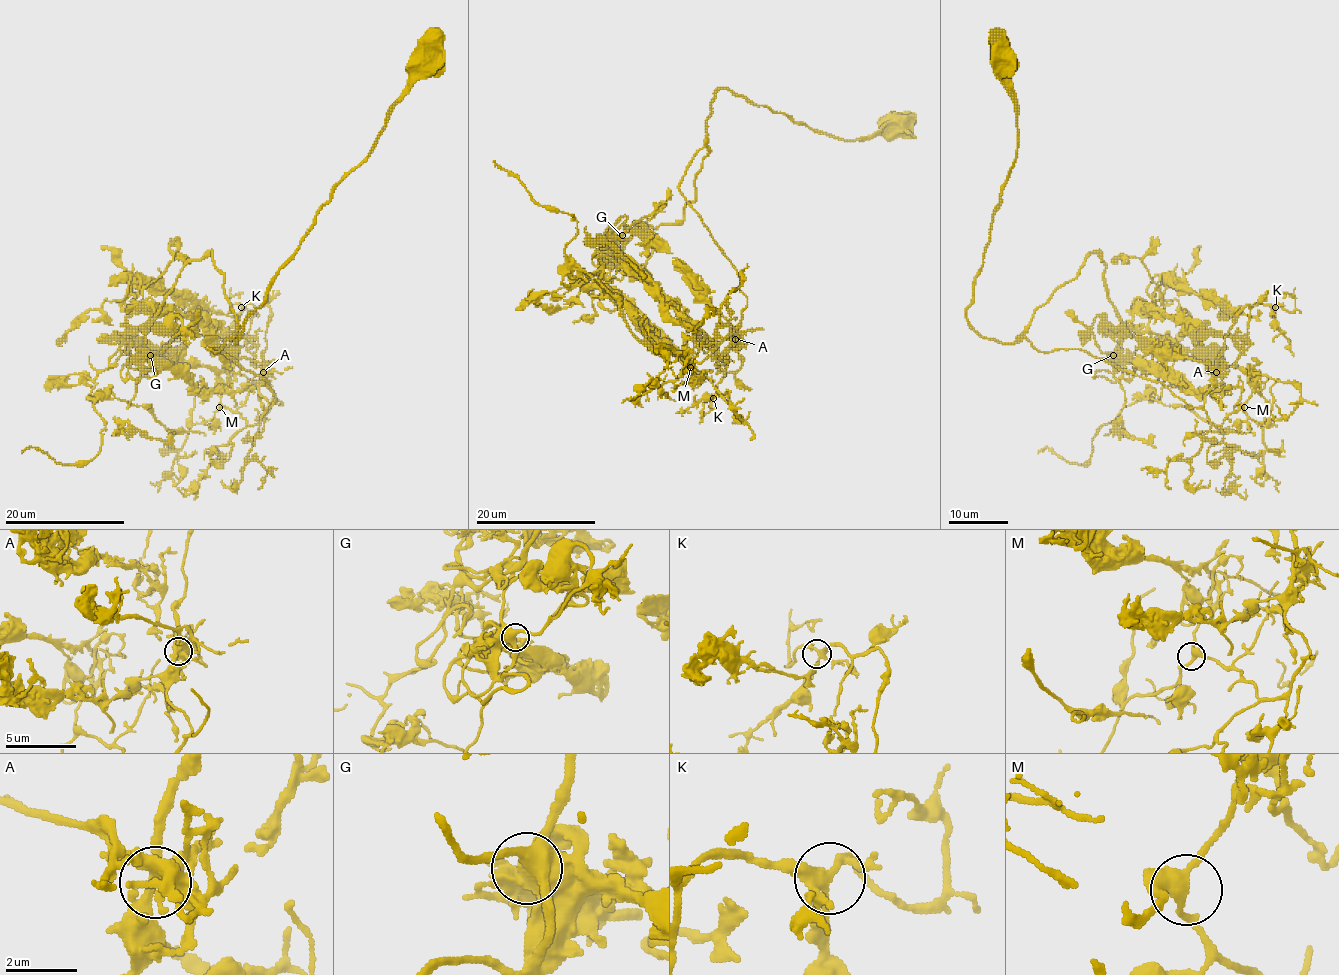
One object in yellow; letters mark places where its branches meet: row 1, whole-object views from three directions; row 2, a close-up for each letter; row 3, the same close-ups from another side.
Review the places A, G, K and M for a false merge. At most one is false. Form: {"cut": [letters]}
{"cut": []}

